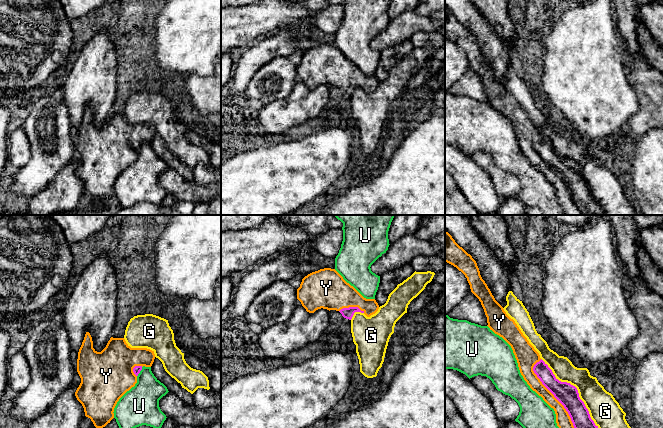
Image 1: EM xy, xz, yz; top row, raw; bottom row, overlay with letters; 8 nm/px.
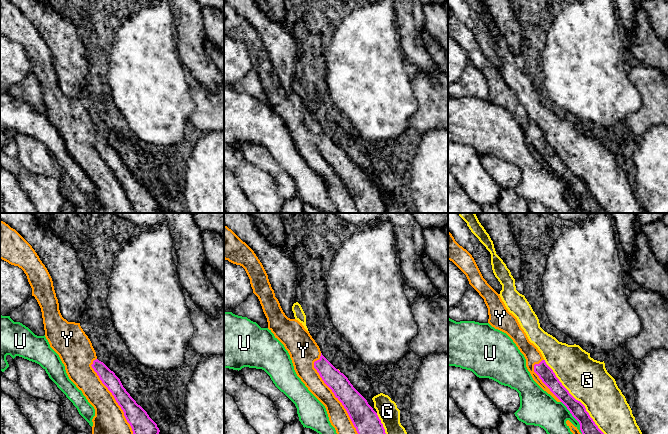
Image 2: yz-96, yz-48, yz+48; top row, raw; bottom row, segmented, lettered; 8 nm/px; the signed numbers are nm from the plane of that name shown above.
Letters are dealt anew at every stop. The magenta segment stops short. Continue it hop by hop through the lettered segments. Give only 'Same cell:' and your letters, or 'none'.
Same cell: Y

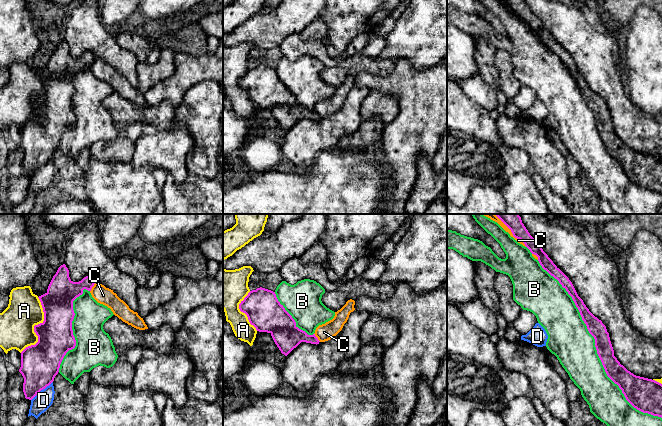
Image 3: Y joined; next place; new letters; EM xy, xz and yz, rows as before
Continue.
Same cell: none

